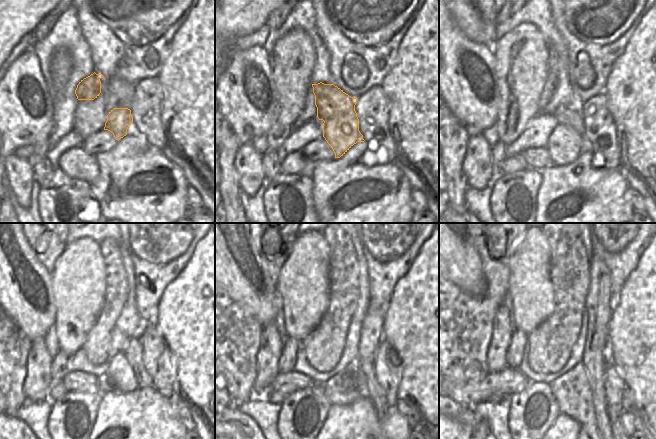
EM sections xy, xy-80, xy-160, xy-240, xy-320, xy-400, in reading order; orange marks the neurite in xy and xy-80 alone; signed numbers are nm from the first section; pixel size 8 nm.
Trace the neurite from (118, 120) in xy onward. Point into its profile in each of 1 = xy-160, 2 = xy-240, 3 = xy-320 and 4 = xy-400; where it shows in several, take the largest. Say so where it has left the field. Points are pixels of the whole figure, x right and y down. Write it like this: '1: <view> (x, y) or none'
1: xy-160 (567, 140)
2: xy-240 (126, 372)
3: xy-320 (365, 380)
4: xy-400 (604, 424)

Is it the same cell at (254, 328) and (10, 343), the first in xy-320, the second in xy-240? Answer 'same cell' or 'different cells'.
same cell

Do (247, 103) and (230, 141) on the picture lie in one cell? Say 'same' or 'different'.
different

